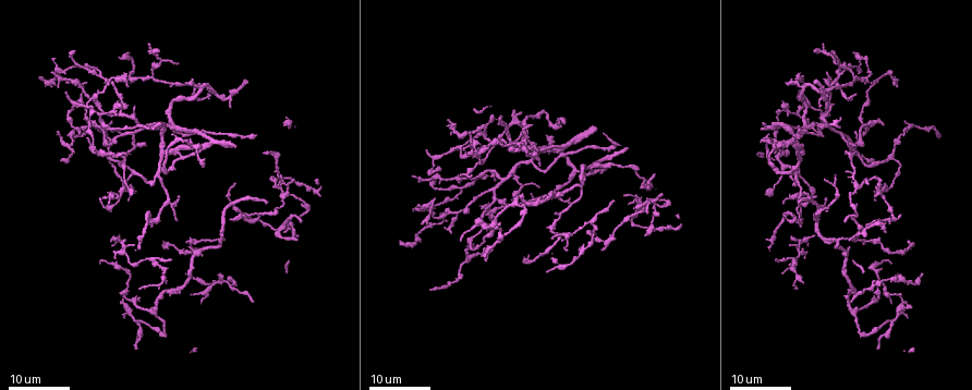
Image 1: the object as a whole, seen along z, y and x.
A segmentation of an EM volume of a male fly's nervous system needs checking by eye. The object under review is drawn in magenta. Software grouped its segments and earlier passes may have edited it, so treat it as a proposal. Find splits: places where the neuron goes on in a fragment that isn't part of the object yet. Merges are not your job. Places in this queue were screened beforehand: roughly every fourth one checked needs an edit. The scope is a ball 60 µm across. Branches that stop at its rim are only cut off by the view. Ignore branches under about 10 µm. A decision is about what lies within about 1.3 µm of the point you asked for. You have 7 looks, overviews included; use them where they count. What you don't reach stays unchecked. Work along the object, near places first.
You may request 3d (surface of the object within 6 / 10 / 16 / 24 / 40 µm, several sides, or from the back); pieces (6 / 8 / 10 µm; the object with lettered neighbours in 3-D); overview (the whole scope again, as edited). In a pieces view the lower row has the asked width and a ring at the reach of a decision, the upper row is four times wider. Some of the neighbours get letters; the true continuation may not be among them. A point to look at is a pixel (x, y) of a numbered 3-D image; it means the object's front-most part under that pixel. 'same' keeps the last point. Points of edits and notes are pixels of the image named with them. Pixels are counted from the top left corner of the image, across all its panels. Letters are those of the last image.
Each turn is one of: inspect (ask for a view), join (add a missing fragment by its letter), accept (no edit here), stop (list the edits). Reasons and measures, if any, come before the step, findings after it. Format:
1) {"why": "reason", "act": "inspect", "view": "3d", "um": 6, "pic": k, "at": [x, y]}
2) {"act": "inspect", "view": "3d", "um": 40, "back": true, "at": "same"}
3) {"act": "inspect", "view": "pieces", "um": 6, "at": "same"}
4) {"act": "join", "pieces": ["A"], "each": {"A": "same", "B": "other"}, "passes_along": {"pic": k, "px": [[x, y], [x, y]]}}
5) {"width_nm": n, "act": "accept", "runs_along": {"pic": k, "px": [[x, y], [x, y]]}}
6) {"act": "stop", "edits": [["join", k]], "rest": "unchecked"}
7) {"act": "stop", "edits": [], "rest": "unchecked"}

{"why": "free end", "act": "inspect", "view": "3d", "um": 24, "pic": 1, "at": [208, 94]}

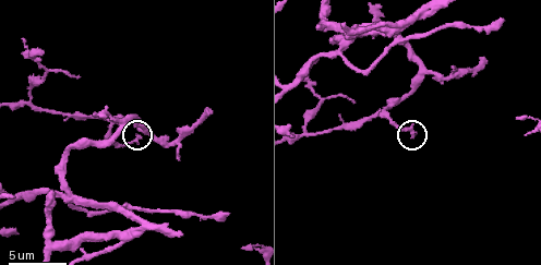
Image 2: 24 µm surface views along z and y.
{"act": "inspect", "view": "pieces", "um": 10, "pic": 2, "at": [412, 136]}

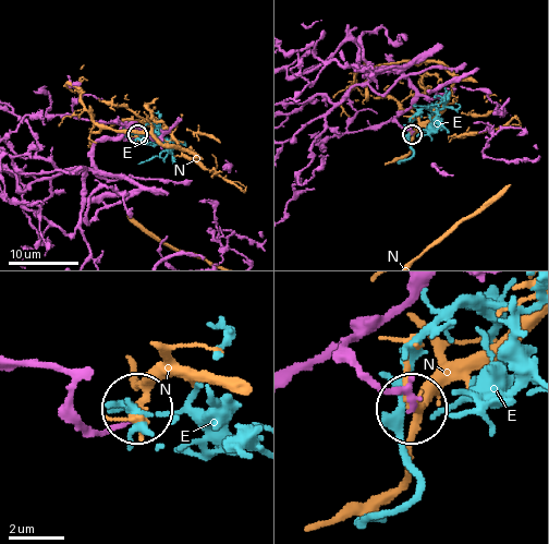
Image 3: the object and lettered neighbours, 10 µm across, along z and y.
{"act": "accept", "each": {"E": "other", "N": "other"}, "runs_along": {"pic": 3, "px": [[412, 293], [349, 346], [377, 385], [410, 403]]}, "found": "no lettered fragment goes on from it"}

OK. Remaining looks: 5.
{"why": "an open end", "act": "inspect", "view": "3d", "um": 24, "pic": 1, "at": [236, 183]}

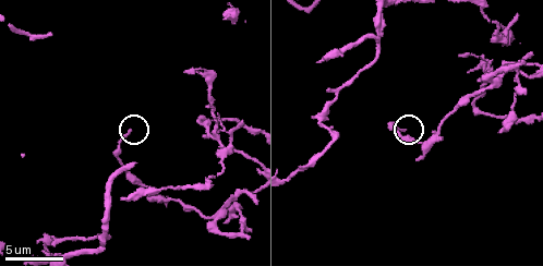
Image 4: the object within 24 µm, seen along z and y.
{"why": "what lies round it", "act": "inspect", "view": "pieces", "um": 10, "pic": 4, "at": [403, 131]}

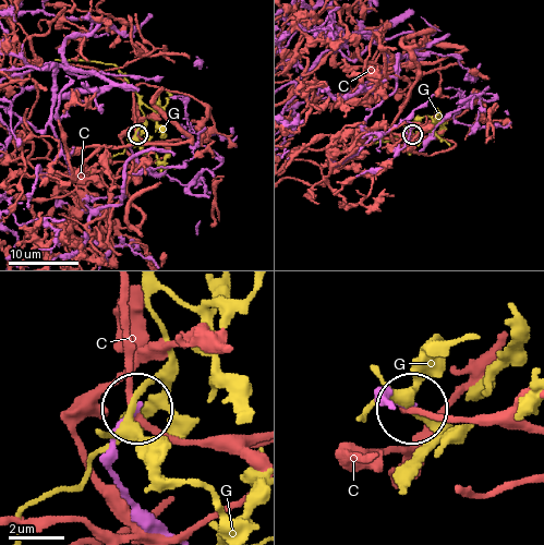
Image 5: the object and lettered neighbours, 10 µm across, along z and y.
{"act": "accept", "each": {"C": "other", "G": "other"}, "runs_along": {"pic": 5, "px": [[154, 522], [133, 501], [112, 459], [115, 438], [137, 412]]}, "found": "none of them fits"}

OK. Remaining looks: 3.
{"why": "an open end", "act": "inspect", "view": "3d", "um": 16, "pic": 1, "at": [554, 236]}

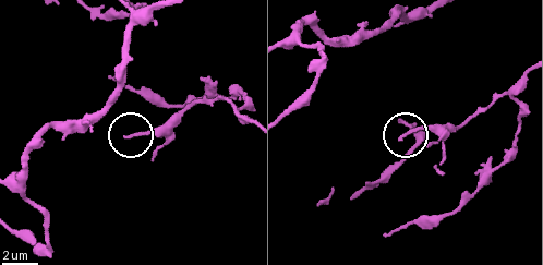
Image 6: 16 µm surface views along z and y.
{"act": "inspect", "view": "pieces", "um": 10, "pic": 6, "at": [402, 137]}

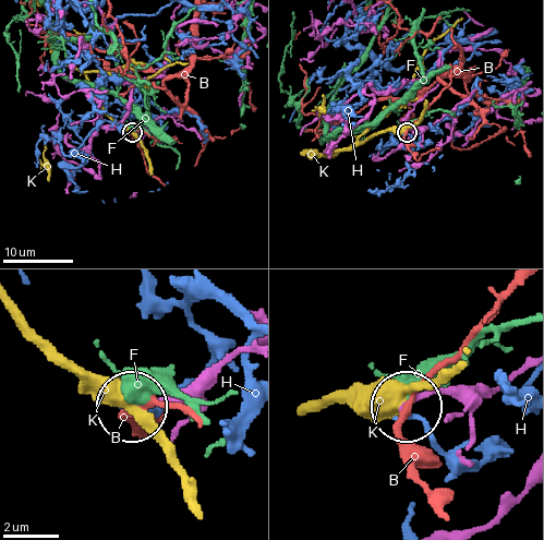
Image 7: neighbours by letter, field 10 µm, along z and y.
{"act": "accept", "each": {"B": "other", "F": "other", "H": "other", "K": "other"}, "found": "none of them fits"}

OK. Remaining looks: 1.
{"act": "stop", "edits": [], "rest": "unchecked"}

